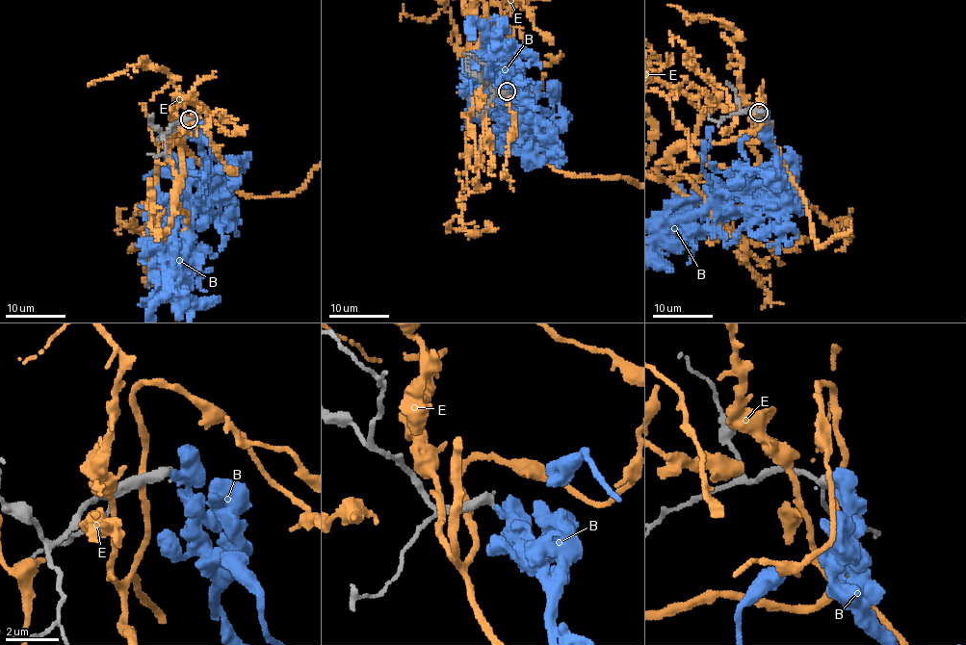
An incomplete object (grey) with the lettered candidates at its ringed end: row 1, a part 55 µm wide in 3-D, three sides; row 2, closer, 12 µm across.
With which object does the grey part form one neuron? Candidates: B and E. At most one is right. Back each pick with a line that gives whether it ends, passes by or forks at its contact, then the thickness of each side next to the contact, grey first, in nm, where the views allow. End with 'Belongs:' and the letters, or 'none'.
Belongs: none

